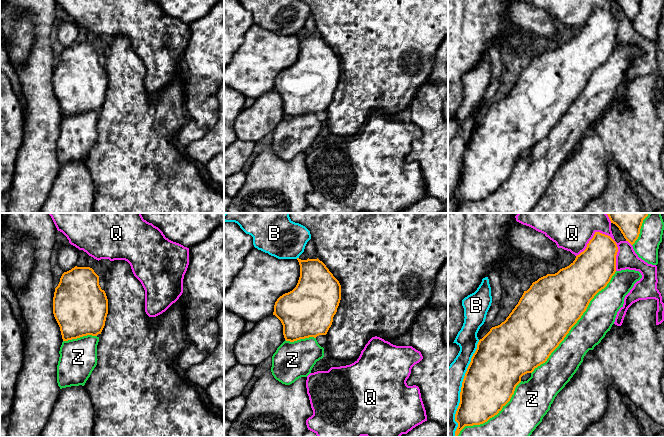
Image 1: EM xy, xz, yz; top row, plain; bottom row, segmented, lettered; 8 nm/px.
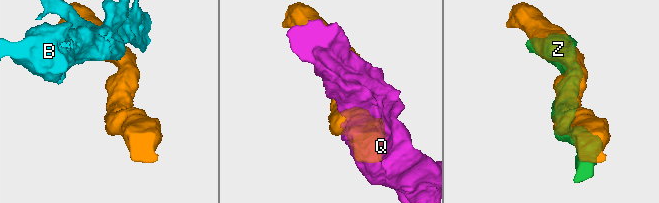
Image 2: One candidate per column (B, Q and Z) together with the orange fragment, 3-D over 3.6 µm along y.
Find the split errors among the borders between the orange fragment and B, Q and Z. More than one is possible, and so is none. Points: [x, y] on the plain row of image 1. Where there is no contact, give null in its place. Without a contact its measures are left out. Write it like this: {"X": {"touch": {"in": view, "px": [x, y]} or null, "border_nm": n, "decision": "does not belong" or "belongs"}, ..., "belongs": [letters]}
{"B": {"touch": {"in": "yz", "px": [461, 164]}, "border_nm": 800, "decision": "does not belong"}, "Q": {"touch": {"in": "yz", "px": [595, 9]}, "border_nm": 360, "decision": "does not belong"}, "Z": {"touch": {"in": "yz", "px": [576, 98]}, "border_nm": 1050, "decision": "belongs"}, "belongs": ["Z"]}

